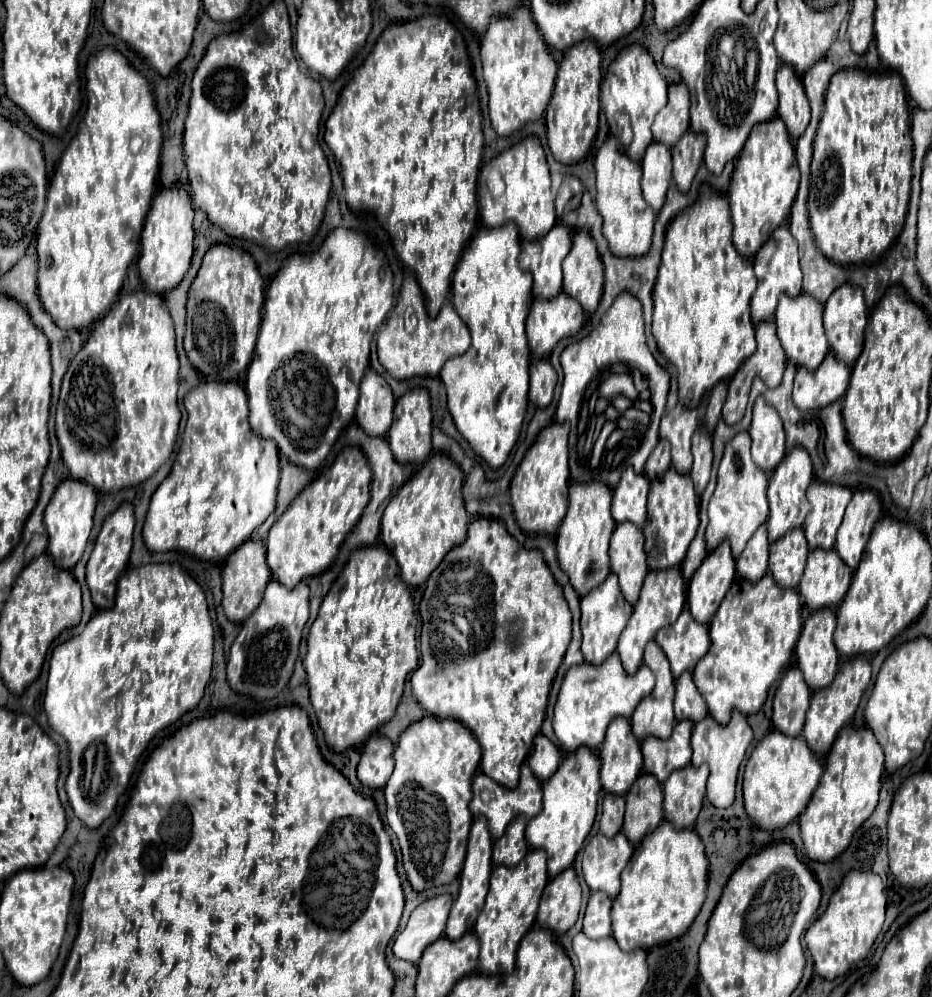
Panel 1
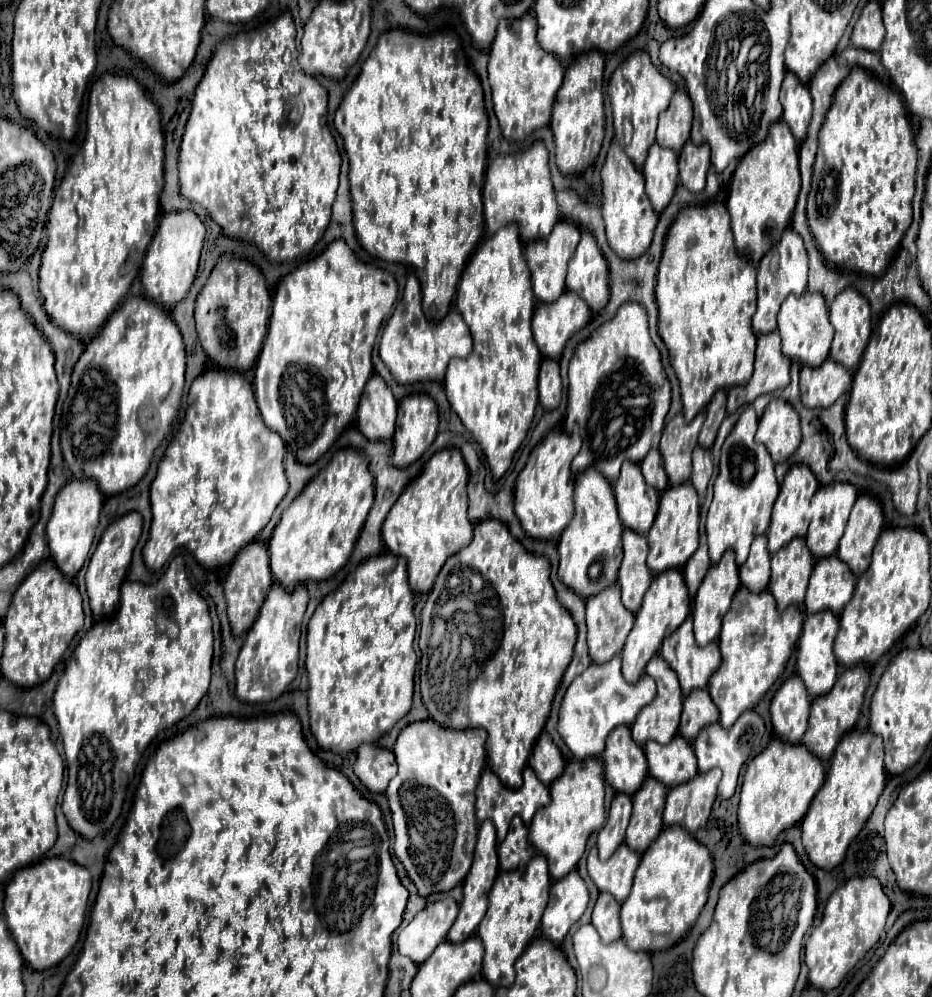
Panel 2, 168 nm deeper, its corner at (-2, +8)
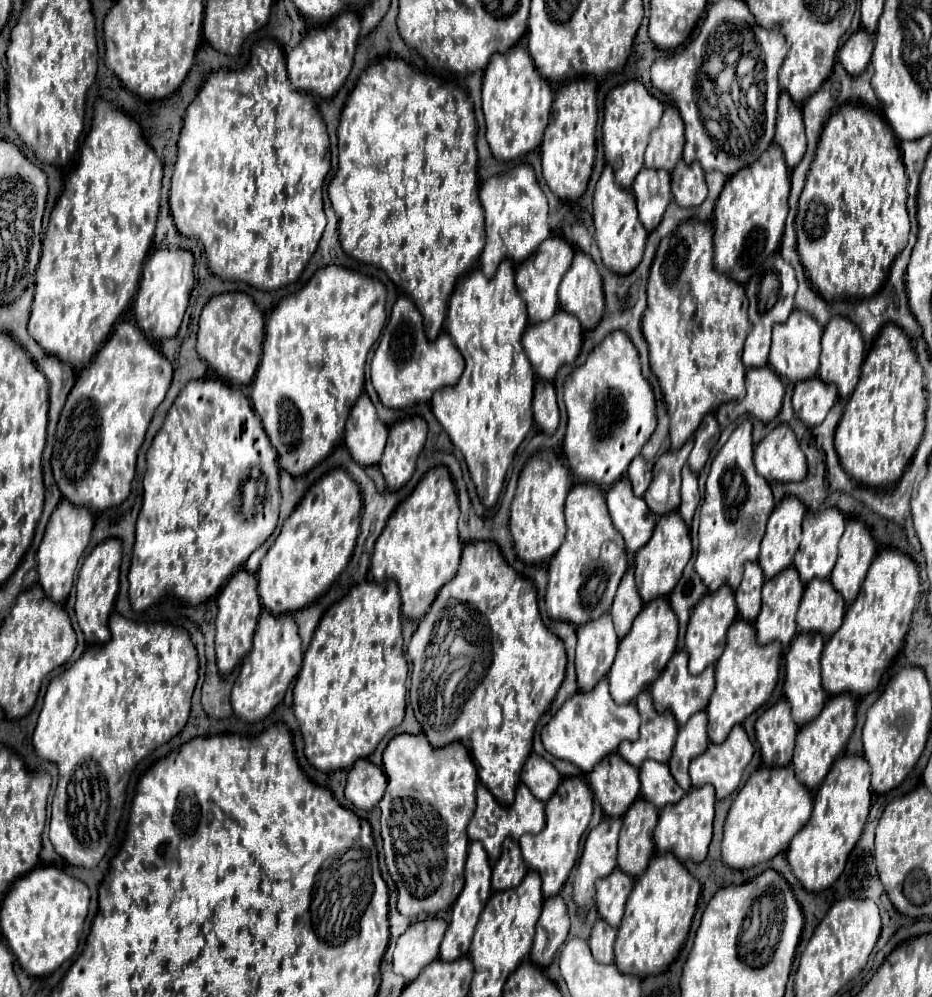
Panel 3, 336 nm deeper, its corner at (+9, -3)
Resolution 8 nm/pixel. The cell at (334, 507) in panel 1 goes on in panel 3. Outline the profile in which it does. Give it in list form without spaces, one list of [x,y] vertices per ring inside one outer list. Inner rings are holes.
[[[334,469],[326,473],[306,491],[304,499],[296,505],[296,509],[284,521],[280,535],[276,537],[274,545],[268,549],[258,569],[258,595],[262,605],[272,615],[284,615],[284,613],[302,609],[314,603],[324,591],[328,591],[328,587],[340,577],[340,573],[348,565],[348,559],[354,551],[358,531],[360,531],[360,513],[362,513],[360,487],[344,469]]]

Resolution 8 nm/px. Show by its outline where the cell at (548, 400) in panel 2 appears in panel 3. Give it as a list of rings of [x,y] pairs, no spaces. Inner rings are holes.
[[[536,379],[534,399],[532,399],[534,421],[544,433],[554,433],[558,427],[558,405],[554,385],[546,379]]]

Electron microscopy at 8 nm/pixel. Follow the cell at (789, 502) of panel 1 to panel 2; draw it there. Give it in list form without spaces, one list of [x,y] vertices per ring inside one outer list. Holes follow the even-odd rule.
[[[793,466],[783,484],[781,484],[781,492],[779,492],[779,498],[775,502],[775,508],[773,508],[773,518],[771,518],[771,528],[767,532],[767,550],[773,554],[777,550],[781,550],[783,546],[787,546],[793,538],[803,538],[807,534],[807,528],[809,528],[809,522],[811,522],[811,510],[809,510],[809,504],[811,504],[811,498],[813,494],[817,492],[819,488],[819,482],[817,478],[811,474],[811,470],[807,466]]]

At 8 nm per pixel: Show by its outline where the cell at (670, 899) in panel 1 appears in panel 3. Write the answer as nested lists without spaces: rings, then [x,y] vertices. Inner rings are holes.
[[[672,851],[656,853],[650,859],[646,871],[636,879],[634,889],[626,901],[626,911],[614,943],[616,967],[636,977],[648,977],[664,971],[676,959],[688,937],[698,895],[700,883],[672,855]]]

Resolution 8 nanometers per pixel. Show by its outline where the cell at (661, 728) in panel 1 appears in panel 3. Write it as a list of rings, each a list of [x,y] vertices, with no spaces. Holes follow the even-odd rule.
[[[648,689],[640,691],[636,707],[642,717],[640,737],[636,741],[620,743],[618,753],[634,767],[640,767],[640,763],[646,759],[668,763],[668,755],[672,755],[672,743],[676,741],[678,727],[672,711],[658,711]]]

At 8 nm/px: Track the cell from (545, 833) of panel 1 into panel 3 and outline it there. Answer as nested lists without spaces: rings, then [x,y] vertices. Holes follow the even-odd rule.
[[[566,777],[562,779],[556,793],[546,801],[546,825],[538,835],[524,835],[520,839],[522,857],[528,869],[534,869],[542,877],[542,893],[548,899],[550,895],[558,895],[564,887],[576,857],[578,843],[588,829],[594,811],[594,795],[582,777]]]

